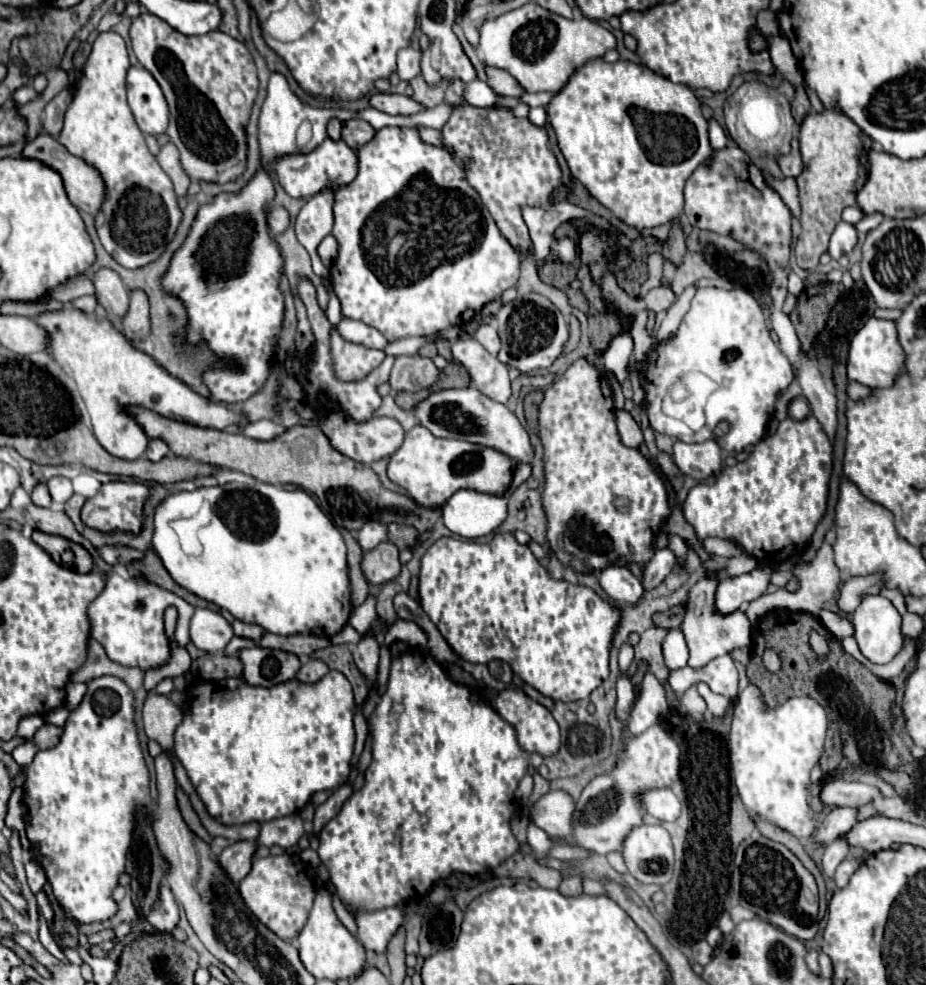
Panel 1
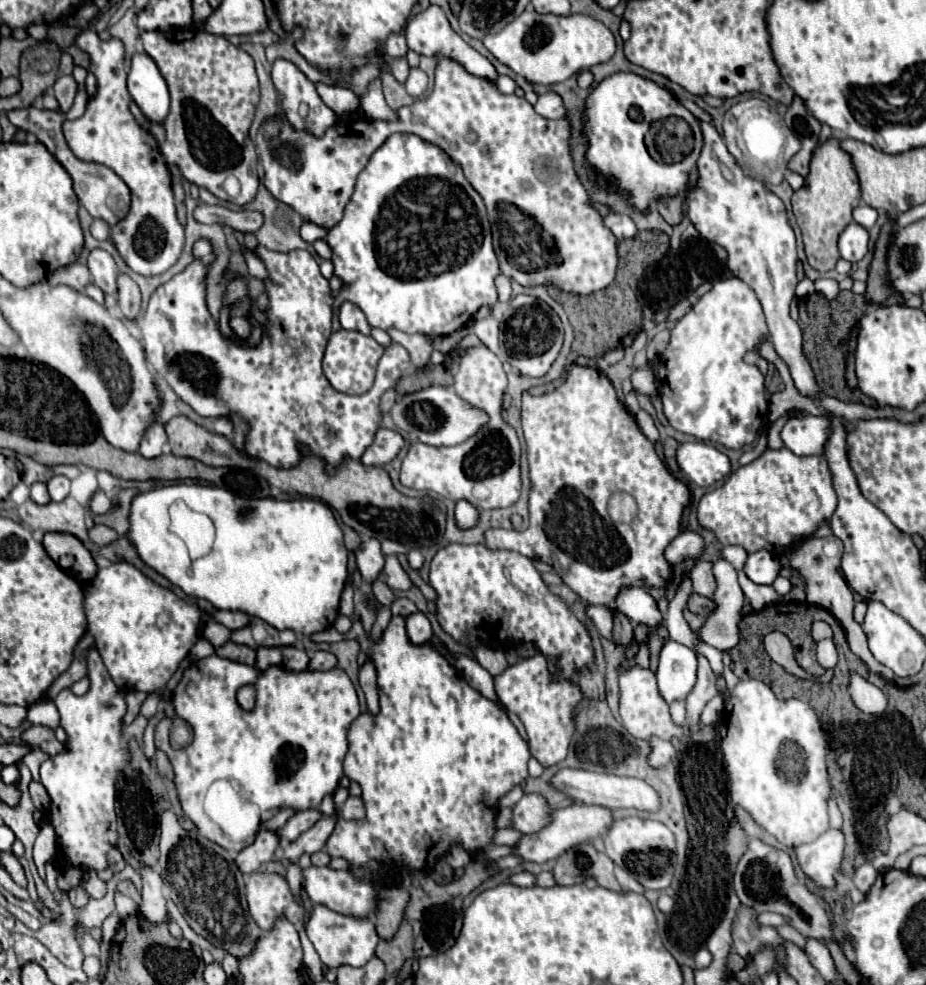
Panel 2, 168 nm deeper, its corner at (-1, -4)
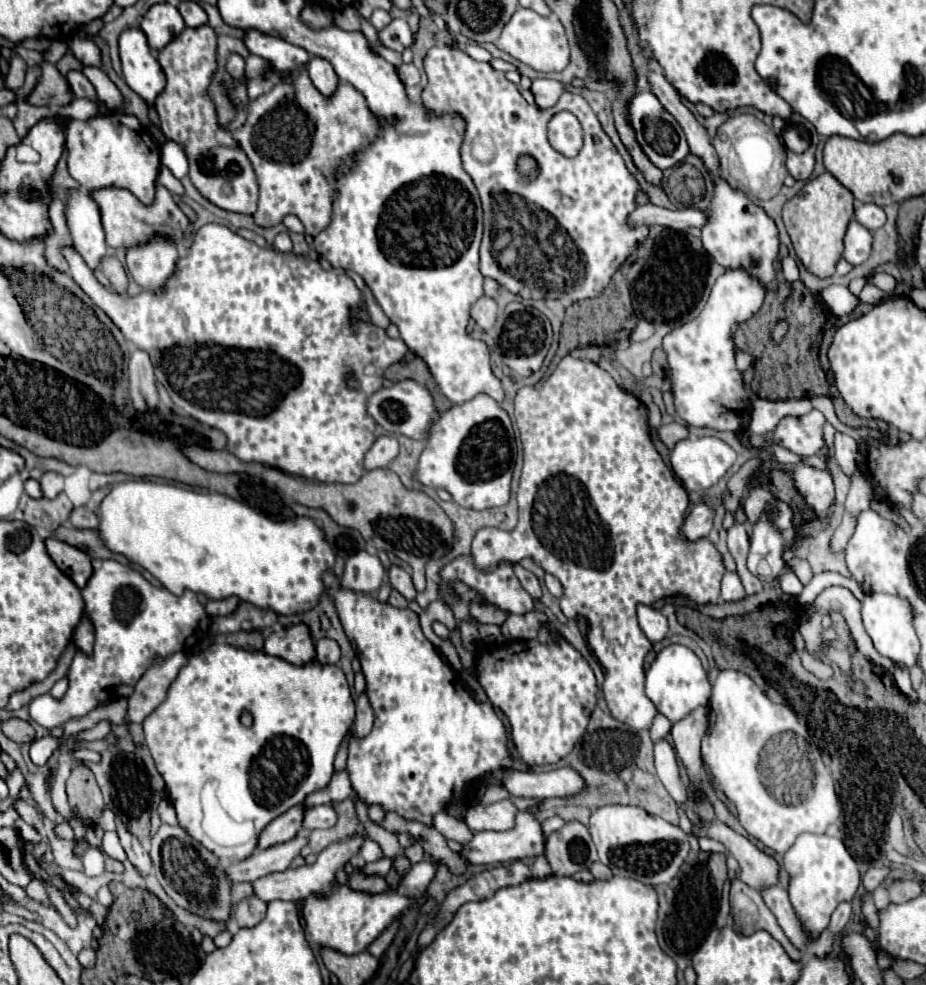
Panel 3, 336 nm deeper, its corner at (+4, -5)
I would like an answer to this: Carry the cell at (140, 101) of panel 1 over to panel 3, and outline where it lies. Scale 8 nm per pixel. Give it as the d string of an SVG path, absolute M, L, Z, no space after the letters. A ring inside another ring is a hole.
M130 27L120 33L120 59L128 87L138 93L148 105L162 93L166 77L158 59L146 43L146 35L140 27Z

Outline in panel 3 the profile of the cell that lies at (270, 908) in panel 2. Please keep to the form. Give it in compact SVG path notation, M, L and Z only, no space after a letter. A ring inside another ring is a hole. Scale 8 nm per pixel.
M252 895L246 901L238 903L234 911L234 921L238 923L238 927L254 927L264 919L264 915L266 915L266 903L260 901L256 895Z

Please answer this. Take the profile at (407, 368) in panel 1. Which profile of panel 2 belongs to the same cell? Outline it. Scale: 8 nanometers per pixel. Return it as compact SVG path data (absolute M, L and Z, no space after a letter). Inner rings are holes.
M389 330L389 336L411 354L411 368L413 370L421 370L421 368L429 366L431 352L433 352L433 342L429 336L423 336L423 334L411 336L411 334L405 334L399 330Z

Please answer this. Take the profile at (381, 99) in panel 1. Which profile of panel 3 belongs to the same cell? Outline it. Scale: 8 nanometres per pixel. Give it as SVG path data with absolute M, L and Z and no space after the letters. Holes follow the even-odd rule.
M312 57L308 61L308 71L310 71L310 79L316 85L316 89L322 95L332 95L336 91L338 85L338 75L334 73L334 67L330 61L322 59L322 57Z

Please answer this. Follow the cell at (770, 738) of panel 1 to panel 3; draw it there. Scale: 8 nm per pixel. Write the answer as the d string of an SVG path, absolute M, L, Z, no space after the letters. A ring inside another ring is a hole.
M720 671L718 679L712 683L710 695L710 723L702 737L702 761L708 765L712 779L724 791L728 801L734 803L738 811L738 821L746 833L768 849L784 855L802 833L824 833L840 817L840 801L834 791L834 781L830 771L818 761L812 763L814 779L812 787L796 805L778 803L768 795L760 781L760 751L764 743L784 731L792 731L808 739L808 729L798 721L796 713L786 703L772 703L764 691L740 671Z

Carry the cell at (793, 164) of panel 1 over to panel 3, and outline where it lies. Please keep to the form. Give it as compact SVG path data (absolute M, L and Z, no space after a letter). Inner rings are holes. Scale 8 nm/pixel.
M811 144L808 151L804 151L802 155L796 155L796 153L792 153L792 151L788 150L786 157L788 173L790 173L794 179L806 181L806 179L812 175L815 166L815 152L815 144Z

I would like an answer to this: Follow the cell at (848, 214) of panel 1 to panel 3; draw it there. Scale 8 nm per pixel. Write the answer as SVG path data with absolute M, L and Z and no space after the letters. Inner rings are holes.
M866 203L860 209L856 209L854 217L858 219L858 223L862 223L870 231L876 231L876 229L880 229L886 223L884 209L878 207L878 205L874 205L874 203Z

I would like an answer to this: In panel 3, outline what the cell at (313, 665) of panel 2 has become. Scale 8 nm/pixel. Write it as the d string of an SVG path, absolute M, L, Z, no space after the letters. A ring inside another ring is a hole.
M320 639L316 643L316 661L324 663L324 665L334 665L340 659L340 647L334 639Z

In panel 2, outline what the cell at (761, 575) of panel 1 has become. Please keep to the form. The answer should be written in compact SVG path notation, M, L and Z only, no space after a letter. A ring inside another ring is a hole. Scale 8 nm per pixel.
M767 550L749 554L749 558L745 562L745 574L755 584L773 584L773 580L779 576L779 572L781 572L779 560Z

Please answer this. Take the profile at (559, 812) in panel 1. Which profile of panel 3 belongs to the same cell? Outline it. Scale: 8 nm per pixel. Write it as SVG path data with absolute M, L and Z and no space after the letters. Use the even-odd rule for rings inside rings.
M510 799L500 801L500 803L490 803L490 805L478 805L468 809L464 821L470 829L474 831L506 831L514 825L518 809L512 805Z

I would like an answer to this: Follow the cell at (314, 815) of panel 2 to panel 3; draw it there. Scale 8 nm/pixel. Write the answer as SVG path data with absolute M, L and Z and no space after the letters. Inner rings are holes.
M318 805L306 811L304 815L304 829L328 829L334 827L338 815L332 805Z

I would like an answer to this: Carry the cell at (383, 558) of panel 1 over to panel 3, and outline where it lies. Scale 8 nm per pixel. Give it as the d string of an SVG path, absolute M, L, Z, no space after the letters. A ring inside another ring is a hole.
M392 565L392 569L388 571L388 579L390 579L392 587L396 591L400 591L408 601L416 599L416 589L414 589L414 583L412 583L412 577L410 577L408 571L404 571L402 567Z

